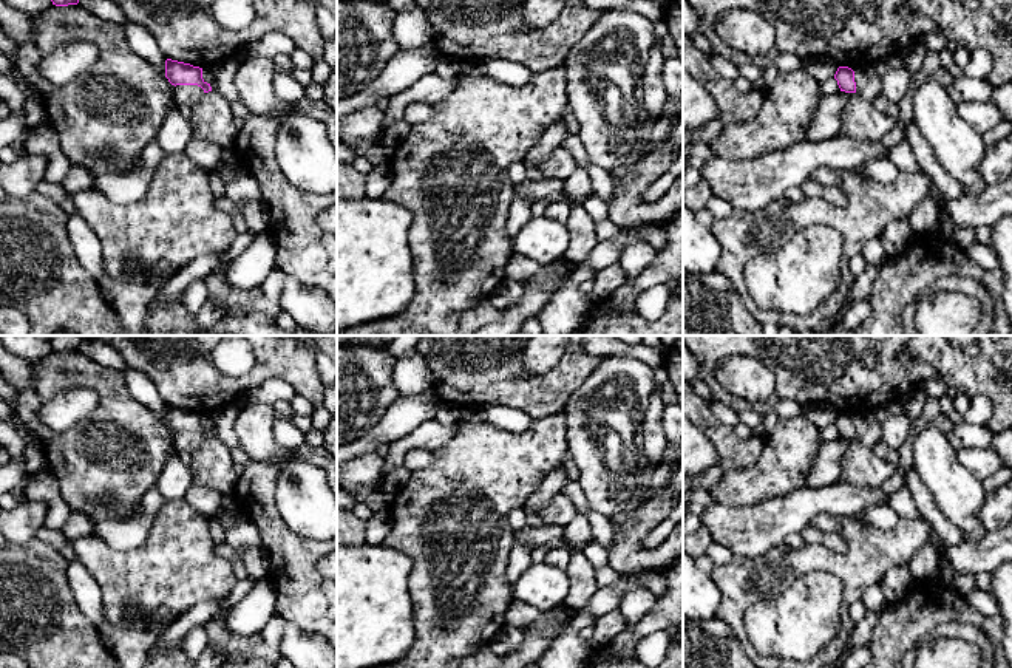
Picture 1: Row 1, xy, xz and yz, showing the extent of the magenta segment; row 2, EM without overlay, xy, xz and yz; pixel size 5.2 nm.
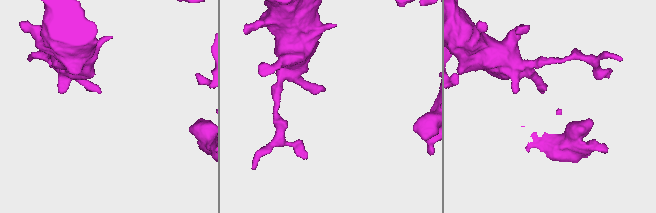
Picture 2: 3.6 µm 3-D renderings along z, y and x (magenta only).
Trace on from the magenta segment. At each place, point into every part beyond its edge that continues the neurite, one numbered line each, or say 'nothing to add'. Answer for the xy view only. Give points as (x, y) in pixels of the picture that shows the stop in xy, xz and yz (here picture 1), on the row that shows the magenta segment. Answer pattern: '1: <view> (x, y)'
1: xy (212, 119)

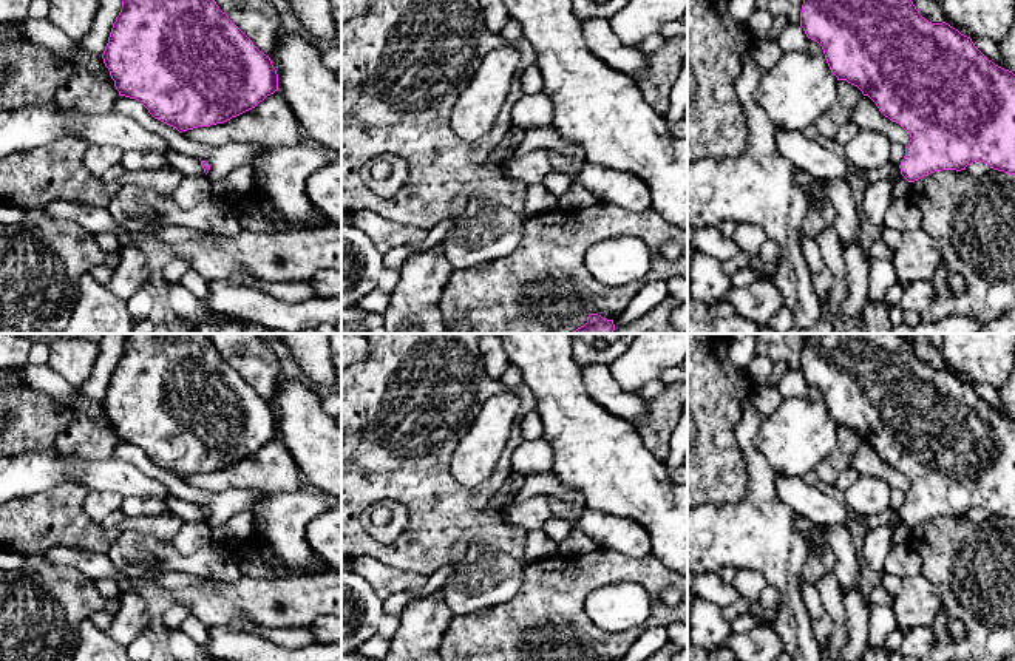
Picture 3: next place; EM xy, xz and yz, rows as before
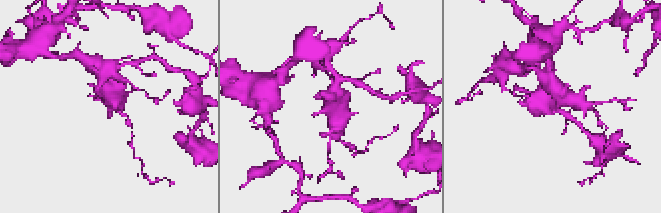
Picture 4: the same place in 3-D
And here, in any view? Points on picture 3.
nothing to add

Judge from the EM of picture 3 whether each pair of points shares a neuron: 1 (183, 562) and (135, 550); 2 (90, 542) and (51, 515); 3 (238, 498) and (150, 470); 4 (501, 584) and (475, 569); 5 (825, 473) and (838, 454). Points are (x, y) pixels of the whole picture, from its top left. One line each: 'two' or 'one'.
1: one
2: one
3: one
4: one
5: one

